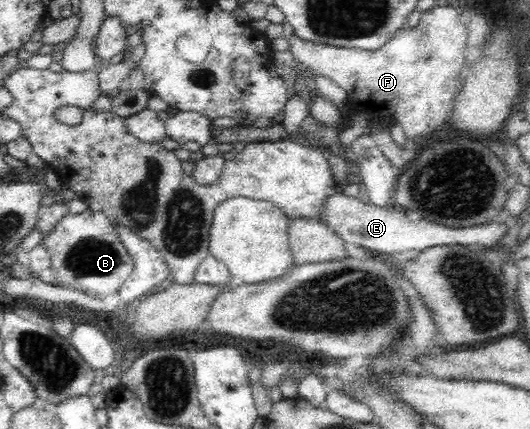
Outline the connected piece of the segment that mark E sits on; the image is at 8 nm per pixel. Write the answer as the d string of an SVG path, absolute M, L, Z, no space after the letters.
M341 191L324 199L320 217L335 230L335 233L343 238L343 241L364 247L369 253L371 251L391 253L391 255L396 253L394 256L401 262L397 264L401 265L417 257L419 252L429 245L461 244L466 246L480 245L480 247L489 248L496 244L508 231L505 223L497 221L465 229L445 229L445 227L435 225L435 223L409 220L403 211L390 210L371 203L366 204L355 196L342 194Z

